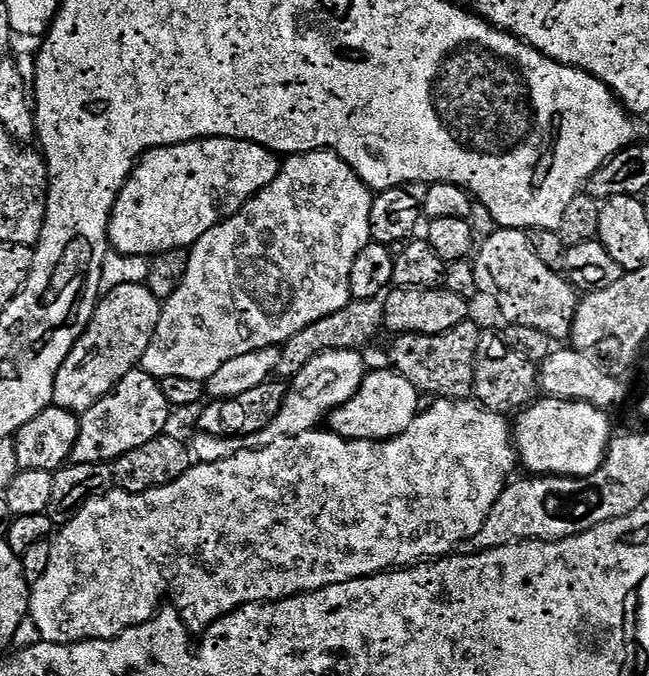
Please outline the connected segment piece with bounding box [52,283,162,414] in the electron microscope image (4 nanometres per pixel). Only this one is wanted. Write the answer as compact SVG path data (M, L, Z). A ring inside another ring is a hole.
M147 283L122 285L103 293L92 315L92 321L76 340L66 362L62 362L58 370L52 391L52 404L75 414L83 414L90 406L97 404L127 372L133 371L139 365L156 329L161 307L161 301L156 300L154 294L150 294Z

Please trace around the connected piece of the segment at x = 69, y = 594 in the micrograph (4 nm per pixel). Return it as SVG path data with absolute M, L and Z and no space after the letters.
M437 399L425 407L410 422L402 434L390 440L347 440L331 430L313 430L297 436L283 436L270 446L245 450L225 460L209 464L193 463L182 478L161 488L145 492L122 492L109 490L103 496L86 502L76 517L59 529L51 541L49 565L38 582L31 585L28 597L30 624L36 627L41 641L46 644L81 644L84 640L112 640L122 635L127 628L146 622L160 611L165 601L170 602L192 630L203 630L215 620L220 620L245 604L262 604L273 600L285 600L287 596L298 596L316 592L319 588L341 584L347 580L360 580L363 576L375 576L378 572L399 570L429 558L444 558L463 540L478 534L494 506L509 483L512 467L517 467L518 457L514 447L514 432L503 415L489 412L468 400Z

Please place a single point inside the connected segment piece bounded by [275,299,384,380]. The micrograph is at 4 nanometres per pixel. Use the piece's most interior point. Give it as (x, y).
(346, 330)

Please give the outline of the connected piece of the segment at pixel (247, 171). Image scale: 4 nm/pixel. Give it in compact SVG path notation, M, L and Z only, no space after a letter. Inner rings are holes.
M215 136L209 140L191 140L169 148L153 148L140 157L131 175L120 184L116 205L108 218L107 243L113 253L151 258L175 248L191 249L192 245L215 224L232 216L251 196L262 191L276 177L281 166L277 153L249 140Z

